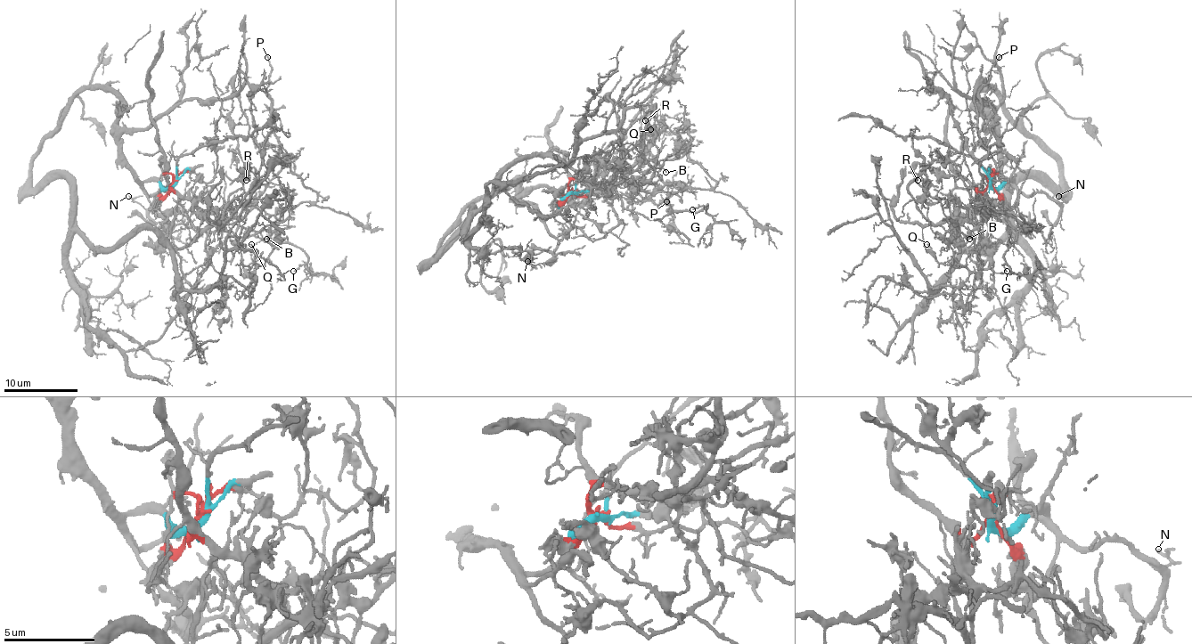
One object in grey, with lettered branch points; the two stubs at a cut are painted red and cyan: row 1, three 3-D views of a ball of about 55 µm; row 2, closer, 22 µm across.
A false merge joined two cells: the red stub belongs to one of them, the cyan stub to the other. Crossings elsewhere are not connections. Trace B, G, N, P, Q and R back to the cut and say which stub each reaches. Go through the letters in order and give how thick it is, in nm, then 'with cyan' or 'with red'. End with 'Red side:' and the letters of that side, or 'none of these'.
B: 130 nm | with red
G: 140 nm | with red
N: 110 nm | with cyan
P: 130 nm | with red
Q: 130 nm | with red
R: 160 nm | with red
Red side: B, G, P, Q, R

